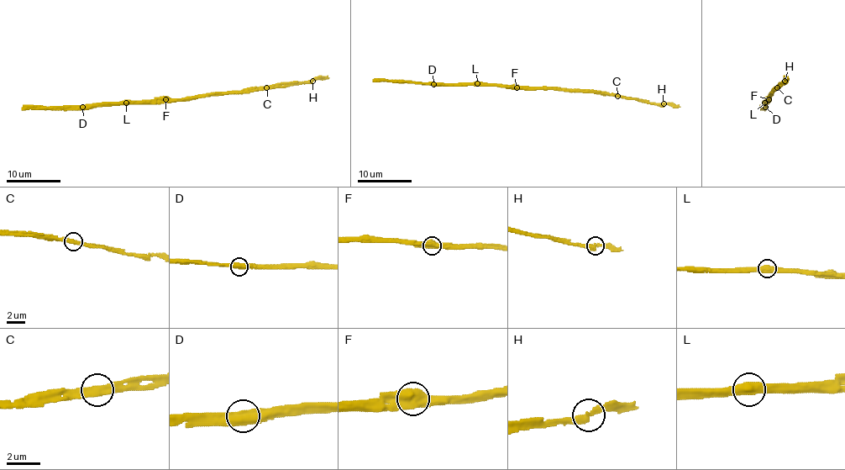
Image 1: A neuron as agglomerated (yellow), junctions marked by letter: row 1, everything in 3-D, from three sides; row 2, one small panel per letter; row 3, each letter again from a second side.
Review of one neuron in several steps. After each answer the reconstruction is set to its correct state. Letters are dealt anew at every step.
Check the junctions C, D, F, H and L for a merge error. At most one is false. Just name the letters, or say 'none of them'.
F

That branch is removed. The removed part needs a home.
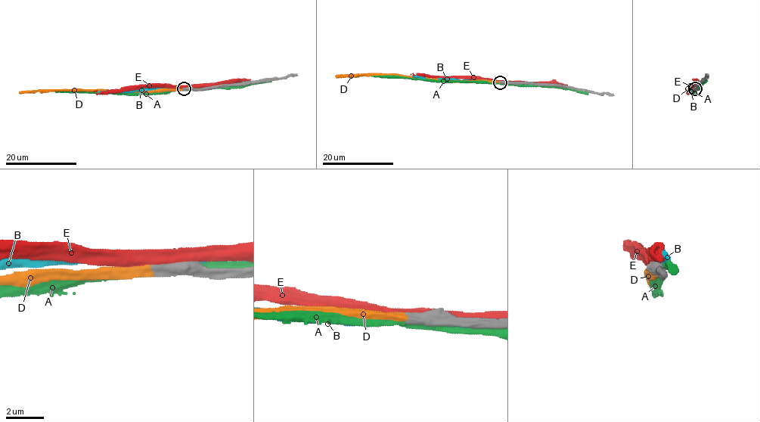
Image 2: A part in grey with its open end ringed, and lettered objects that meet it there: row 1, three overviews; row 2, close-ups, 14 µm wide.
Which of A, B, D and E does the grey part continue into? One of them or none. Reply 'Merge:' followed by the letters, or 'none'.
Merge: D

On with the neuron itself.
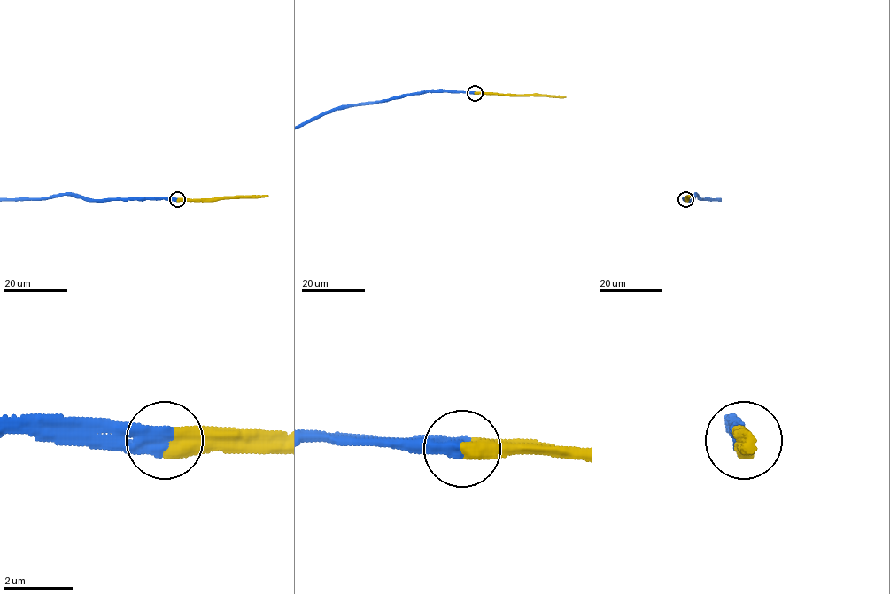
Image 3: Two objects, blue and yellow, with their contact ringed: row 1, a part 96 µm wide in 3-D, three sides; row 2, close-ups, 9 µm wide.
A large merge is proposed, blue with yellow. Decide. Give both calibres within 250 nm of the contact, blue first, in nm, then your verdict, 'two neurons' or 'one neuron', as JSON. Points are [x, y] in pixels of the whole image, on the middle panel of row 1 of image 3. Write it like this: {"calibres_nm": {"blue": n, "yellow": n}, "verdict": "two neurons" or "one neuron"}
{"calibres_nm": {"blue": 550, "yellow": 550}, "verdict": "one neuron"}

